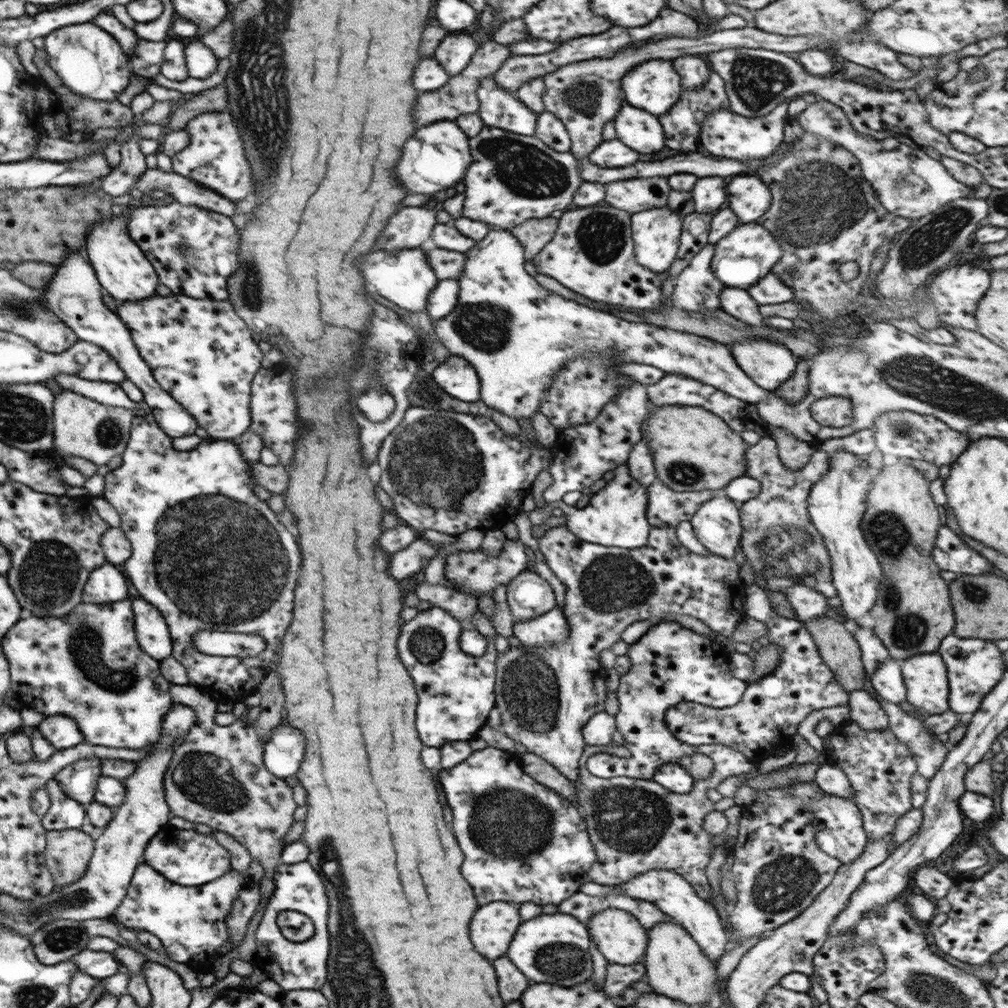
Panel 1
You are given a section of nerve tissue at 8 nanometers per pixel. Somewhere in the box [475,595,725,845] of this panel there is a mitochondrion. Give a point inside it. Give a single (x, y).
(530, 688)

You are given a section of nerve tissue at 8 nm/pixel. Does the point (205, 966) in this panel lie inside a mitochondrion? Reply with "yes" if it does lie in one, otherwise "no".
no

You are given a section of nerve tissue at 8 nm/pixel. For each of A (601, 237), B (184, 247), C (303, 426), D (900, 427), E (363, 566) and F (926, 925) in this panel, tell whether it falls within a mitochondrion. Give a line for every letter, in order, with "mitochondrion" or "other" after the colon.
A: mitochondrion
B: mitochondrion
C: other
D: mitochondrion
E: other
F: other

